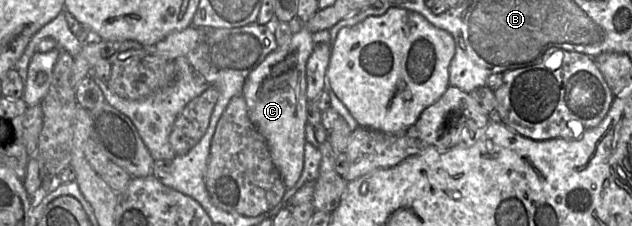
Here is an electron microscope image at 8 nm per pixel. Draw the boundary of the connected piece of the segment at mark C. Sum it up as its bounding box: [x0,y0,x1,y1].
[243,18,315,189]

